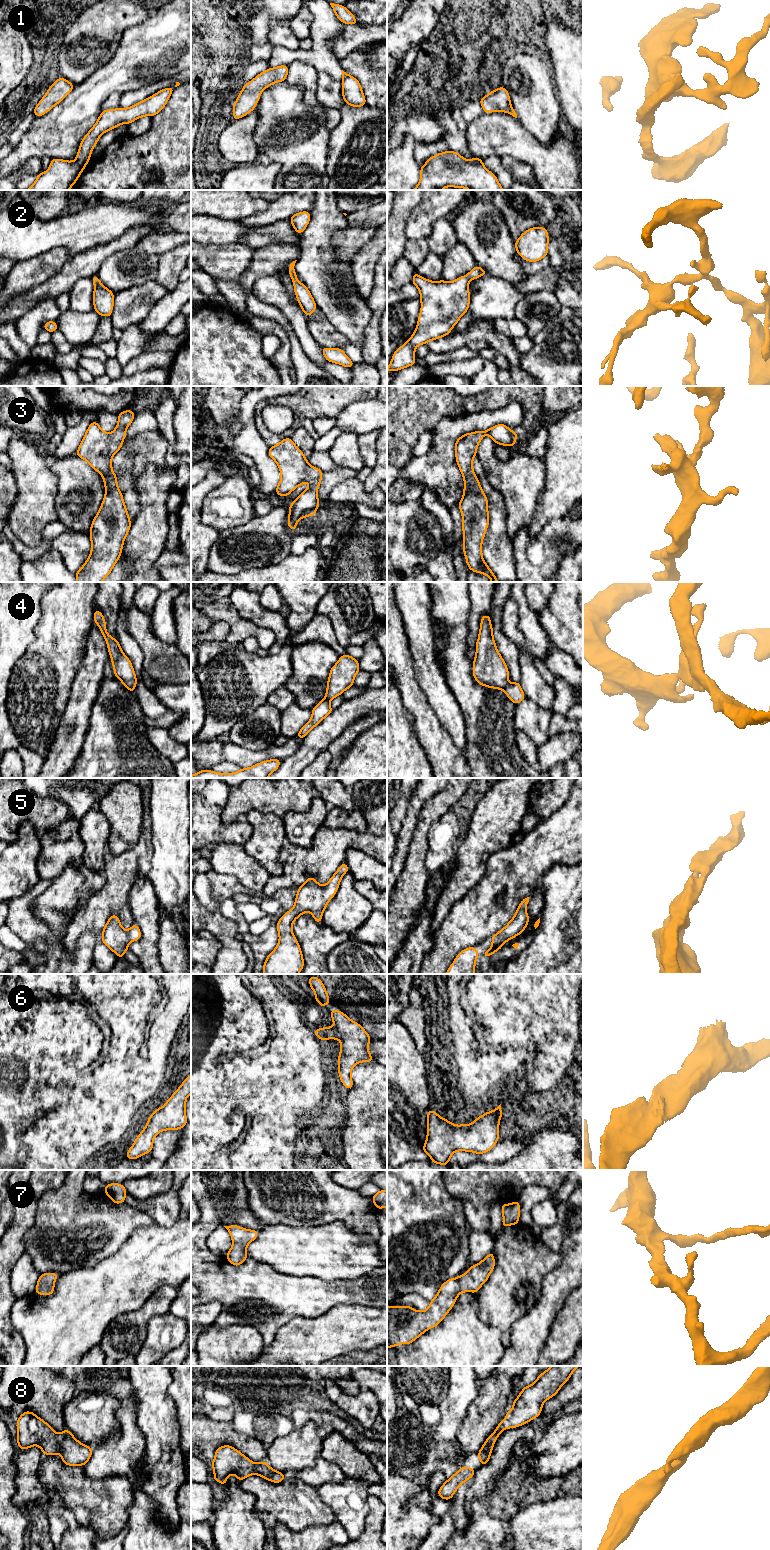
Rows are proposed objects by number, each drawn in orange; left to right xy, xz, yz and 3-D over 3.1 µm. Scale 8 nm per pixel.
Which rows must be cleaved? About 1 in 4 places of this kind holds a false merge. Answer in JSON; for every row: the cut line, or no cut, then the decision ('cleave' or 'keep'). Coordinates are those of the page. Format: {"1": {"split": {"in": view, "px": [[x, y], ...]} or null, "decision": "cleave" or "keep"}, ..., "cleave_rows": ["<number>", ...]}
{"1": {"split": null, "decision": "keep"}, "2": {"split": null, "decision": "keep"}, "3": {"split": null, "decision": "keep"}, "4": {"split": {"in": "yz", "px": [[508, 683], [503, 689]]}, "decision": "cleave"}, "5": {"split": null, "decision": "keep"}, "6": {"split": null, "decision": "keep"}, "7": {"split": null, "decision": "keep"}, "8": {"split": null, "decision": "keep"}, "cleave_rows": ["4"]}

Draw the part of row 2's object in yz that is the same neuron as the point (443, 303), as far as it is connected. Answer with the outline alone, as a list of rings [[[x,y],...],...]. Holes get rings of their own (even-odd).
[[[476,265],[466,276],[452,282],[433,282],[414,273],[412,283],[419,289],[421,310],[417,327],[410,339],[398,348],[387,372],[398,371],[416,364],[415,348],[448,335],[470,303],[469,281],[488,275]]]

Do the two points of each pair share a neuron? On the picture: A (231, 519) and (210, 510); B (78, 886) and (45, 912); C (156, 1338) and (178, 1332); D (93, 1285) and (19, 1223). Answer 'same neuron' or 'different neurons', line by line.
A: same neuron
B: same neuron
C: same neuron
D: different neurons

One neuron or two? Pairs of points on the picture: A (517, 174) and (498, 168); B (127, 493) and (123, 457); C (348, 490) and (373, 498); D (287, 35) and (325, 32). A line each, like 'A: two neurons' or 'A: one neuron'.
A: two neurons
B: one neuron
C: one neuron
D: two neurons

